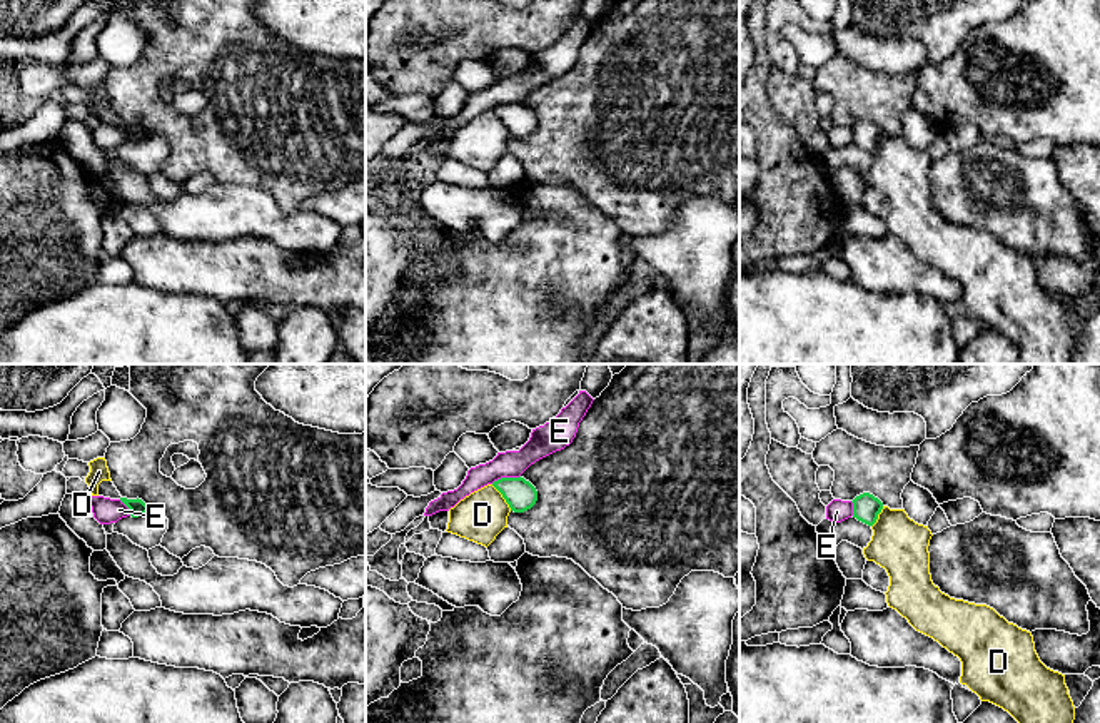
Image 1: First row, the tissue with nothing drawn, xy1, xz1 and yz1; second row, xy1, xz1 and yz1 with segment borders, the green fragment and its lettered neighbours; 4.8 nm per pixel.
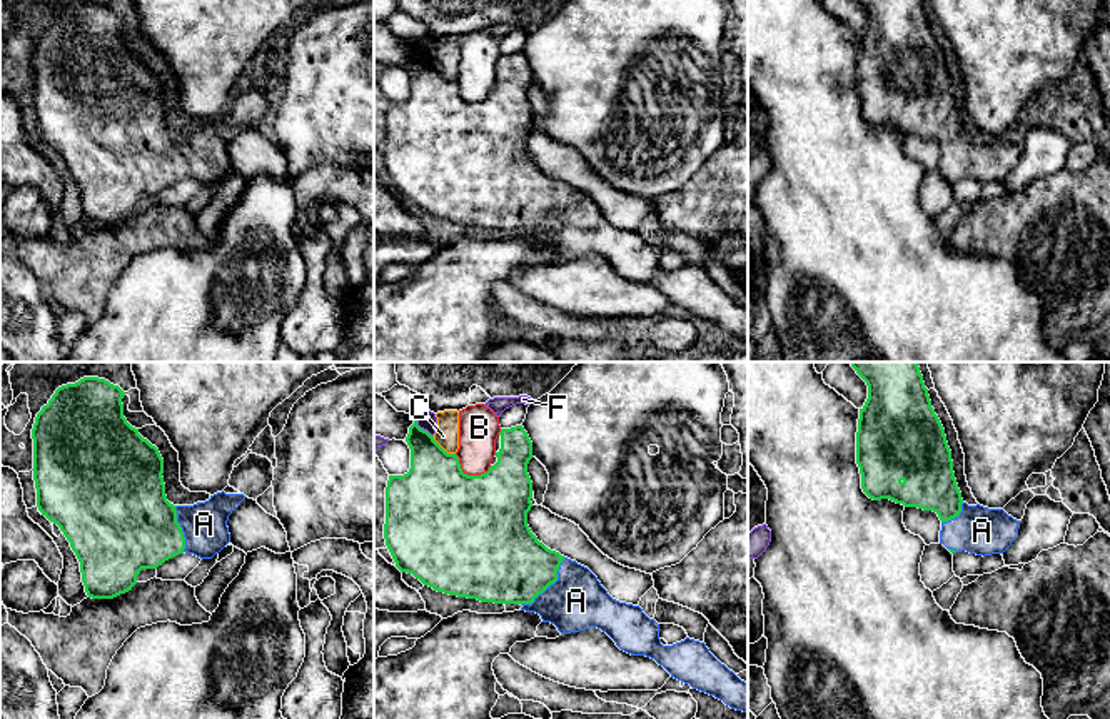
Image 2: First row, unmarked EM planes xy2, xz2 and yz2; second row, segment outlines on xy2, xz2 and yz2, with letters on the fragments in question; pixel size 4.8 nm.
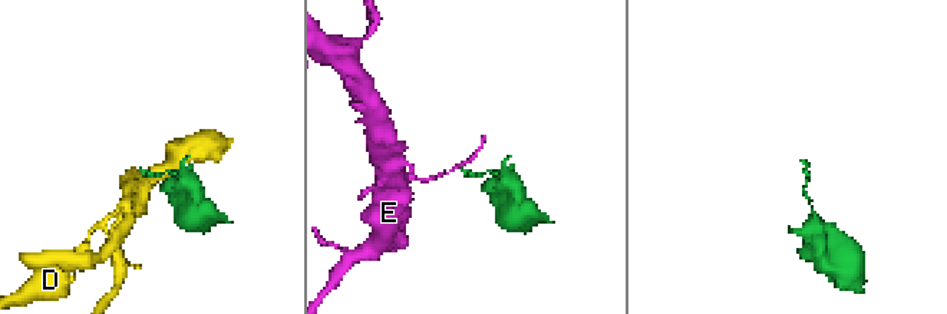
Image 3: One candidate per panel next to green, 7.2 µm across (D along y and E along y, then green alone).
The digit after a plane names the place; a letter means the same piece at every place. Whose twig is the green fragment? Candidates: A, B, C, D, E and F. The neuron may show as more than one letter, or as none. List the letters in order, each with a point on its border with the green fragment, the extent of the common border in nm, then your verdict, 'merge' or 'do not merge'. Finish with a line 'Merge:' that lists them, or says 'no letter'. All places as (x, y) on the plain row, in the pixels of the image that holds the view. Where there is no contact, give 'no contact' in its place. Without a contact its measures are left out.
A: meets green in xz2 at (549, 211); contact 320 nm long; merge
B: meets green in xz2 at (469, 102); contact 190 nm long; do not merge
C: meets green in xz2 at (441, 74); contact 140 nm long; do not merge
D: meets green in xz1 at (503, 122); contact 160 nm long; do not merge
E: meets green in xz1 at (504, 104); contact 150 nm long; do not merge
F: meets green in xz2 at (423, 55); contact 120 nm long; do not merge
Merge: A

